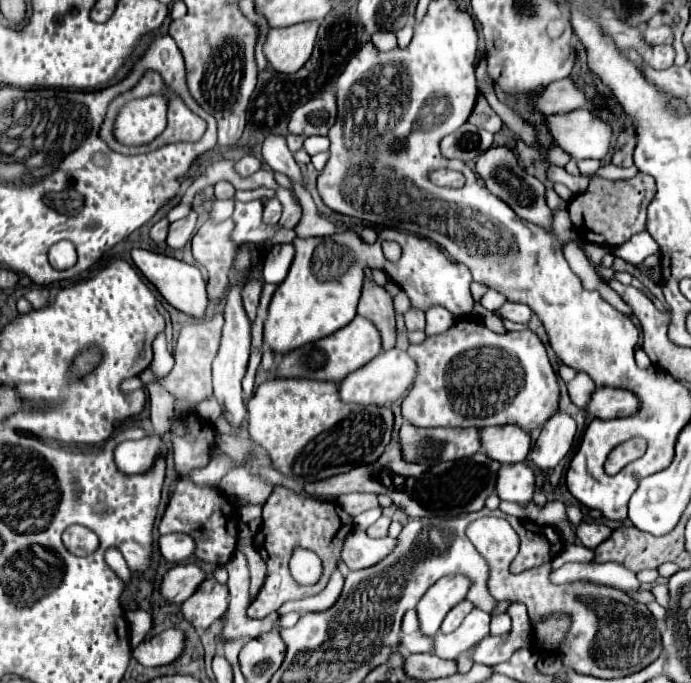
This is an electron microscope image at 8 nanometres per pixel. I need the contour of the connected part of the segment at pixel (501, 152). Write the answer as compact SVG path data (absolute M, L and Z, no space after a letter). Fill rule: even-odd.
M492 148L492 150L486 150L486 152L478 158L474 172L486 182L486 188L488 188L494 196L502 198L522 220L532 222L532 224L536 224L536 226L548 230L548 232L552 230L554 214L552 214L552 210L546 206L546 200L544 200L544 184L542 184L538 178L526 174L526 172L520 168L520 164L518 164L518 160L516 160L516 156L514 156L512 150L508 150L508 148Z

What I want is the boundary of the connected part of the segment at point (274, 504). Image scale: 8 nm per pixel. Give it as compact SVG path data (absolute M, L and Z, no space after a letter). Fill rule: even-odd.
M274 486L270 498L264 502L262 518L264 518L264 522L262 522L260 534L264 536L264 542L260 542L260 550L262 550L262 558L268 564L268 574L266 574L264 586L260 588L258 596L248 606L250 618L264 618L270 612L276 612L288 600L298 600L304 596L318 594L326 586L330 574L336 570L336 562L340 558L344 538L352 530L352 516L348 516L344 510L340 510L340 506L336 502L332 504L332 502L320 502L314 498L306 498L284 486ZM294 546L308 548L308 550L316 552L320 556L320 560L324 560L324 572L316 584L302 586L290 576L288 560L292 556Z

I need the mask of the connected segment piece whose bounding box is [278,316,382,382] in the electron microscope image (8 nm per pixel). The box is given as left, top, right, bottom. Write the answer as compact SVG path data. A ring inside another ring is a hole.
M356 316L348 326L340 328L340 332L334 332L326 336L324 340L302 346L282 356L278 366L278 378L318 378L318 380L342 382L350 372L362 368L366 362L378 356L380 350L382 350L382 342L380 342L380 332L376 330L376 326L372 326L368 318Z

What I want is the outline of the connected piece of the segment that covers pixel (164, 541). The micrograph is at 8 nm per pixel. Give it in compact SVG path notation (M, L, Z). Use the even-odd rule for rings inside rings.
M188 534L160 536L158 546L160 546L162 556L172 564L180 564L182 560L188 560L196 550L196 542Z

